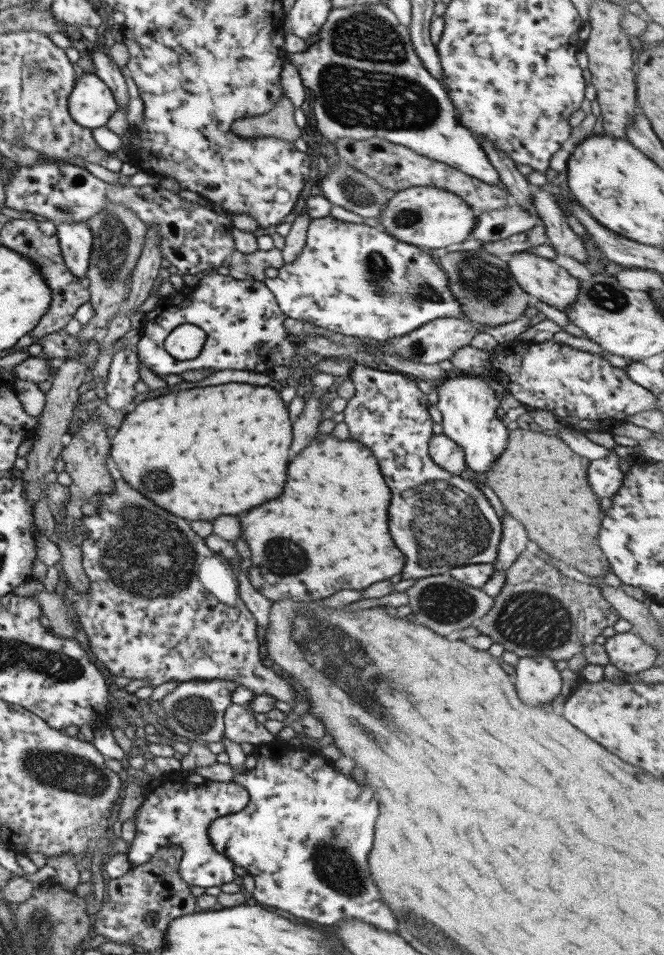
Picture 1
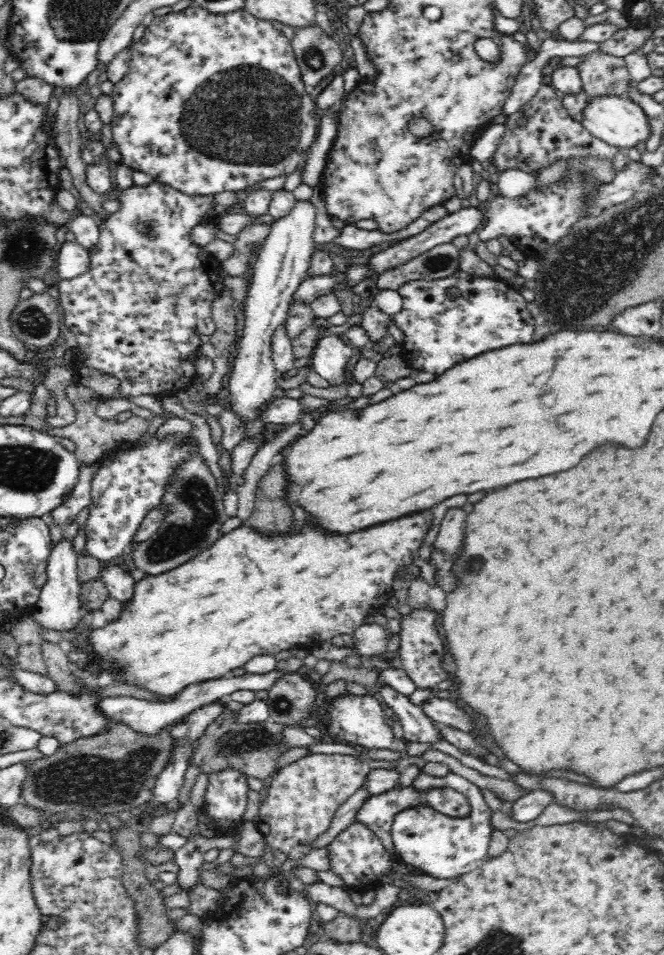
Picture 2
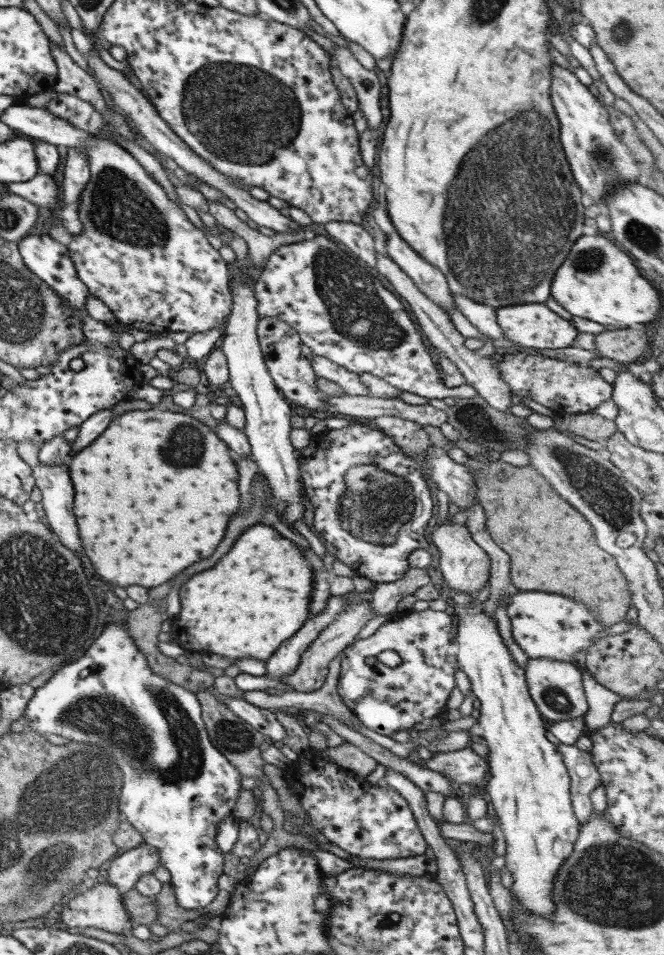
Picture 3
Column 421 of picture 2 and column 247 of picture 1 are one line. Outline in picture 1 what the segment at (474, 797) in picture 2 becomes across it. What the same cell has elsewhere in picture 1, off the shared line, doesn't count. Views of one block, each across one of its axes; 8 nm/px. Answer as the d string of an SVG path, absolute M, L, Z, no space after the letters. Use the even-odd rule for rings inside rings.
M273 740L256 746L253 755L256 758L256 765L233 779L235 783L245 788L249 802L239 812L228 814L225 817L221 816L209 824L207 837L209 837L211 847L217 853L227 857L234 865L245 868L247 874L254 880L252 897L261 906L271 907L274 911L285 911L297 916L297 918L313 920L317 924L337 924L337 922L343 922L343 920L349 920L349 918L357 918L357 920L361 920L361 922L365 922L373 928L395 934L397 932L397 919L391 914L387 904L383 904L381 894L377 890L377 885L373 883L369 867L367 867L367 854L371 850L371 840L373 840L373 822L377 818L377 796L375 796L373 788L369 787L367 783L357 784L351 777L339 773L335 770L333 762L328 762L316 749L310 750L303 746L293 747L286 745L285 742L281 743Z

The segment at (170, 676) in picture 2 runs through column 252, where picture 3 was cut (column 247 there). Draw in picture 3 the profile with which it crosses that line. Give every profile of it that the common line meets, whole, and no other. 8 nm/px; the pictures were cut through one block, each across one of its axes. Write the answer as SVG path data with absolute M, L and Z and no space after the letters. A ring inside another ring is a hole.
M263 524L251 526L251 528L247 528L247 530L235 540L235 544L231 546L231 550L229 550L225 556L221 556L221 560L219 560L213 568L209 568L209 570L205 570L205 572L199 572L199 574L191 576L191 578L179 588L179 602L181 602L181 608L179 615L173 617L171 622L174 636L179 635L182 639L175 639L175 641L179 641L184 647L195 652L199 652L199 650L209 652L209 650L211 650L211 652L215 652L215 654L221 654L221 656L227 656L227 658L233 658L233 660L235 660L235 658L257 658L257 660L267 662L276 651L276 648L279 647L279 644L281 644L283 640L287 640L289 636L293 636L306 621L308 616L307 610L309 608L309 594L311 594L313 580L314 572L311 572L311 568L307 566L305 558L303 558L302 553L295 548L293 542L280 536L279 532L271 528L271 526Z

